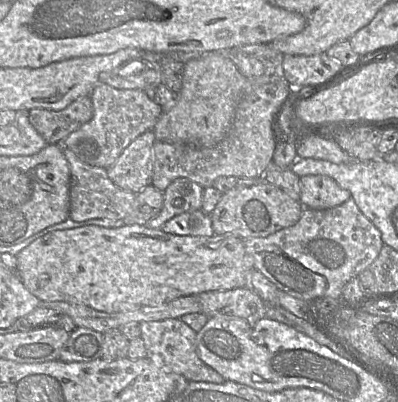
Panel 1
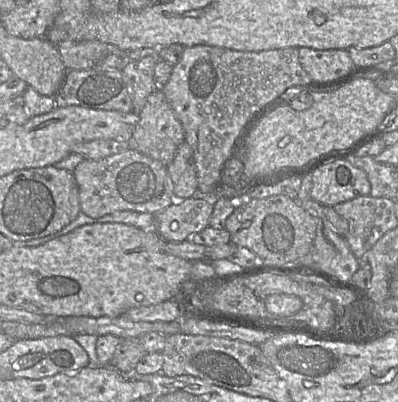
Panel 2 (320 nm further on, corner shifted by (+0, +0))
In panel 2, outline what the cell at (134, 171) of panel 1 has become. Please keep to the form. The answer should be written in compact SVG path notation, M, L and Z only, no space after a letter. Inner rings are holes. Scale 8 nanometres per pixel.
M160 88L156 89L146 100L143 108L134 117L134 130L128 140L129 149L140 152L154 160L169 165L174 159L178 147L185 141L183 127L169 105Z

